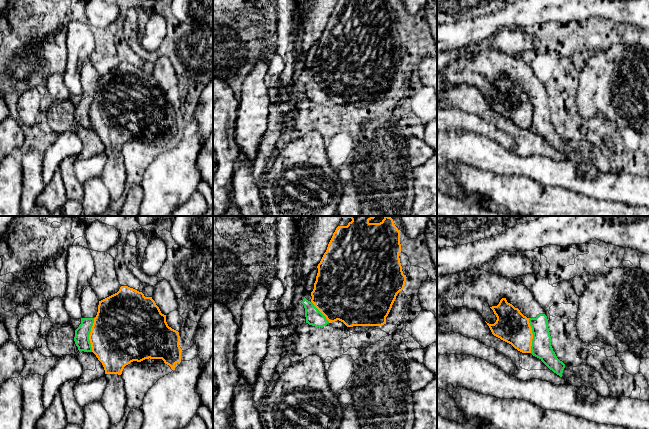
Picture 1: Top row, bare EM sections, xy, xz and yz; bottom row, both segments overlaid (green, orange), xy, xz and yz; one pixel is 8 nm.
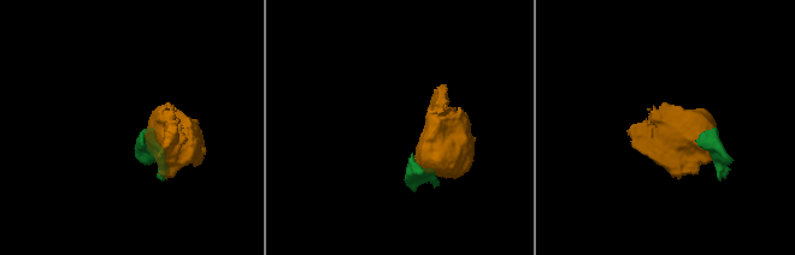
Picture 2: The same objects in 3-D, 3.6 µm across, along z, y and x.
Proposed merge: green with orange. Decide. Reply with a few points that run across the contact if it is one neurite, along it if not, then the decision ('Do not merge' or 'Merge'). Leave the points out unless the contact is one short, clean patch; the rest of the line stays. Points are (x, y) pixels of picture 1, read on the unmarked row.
Do not merge

